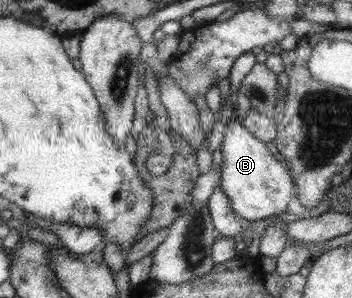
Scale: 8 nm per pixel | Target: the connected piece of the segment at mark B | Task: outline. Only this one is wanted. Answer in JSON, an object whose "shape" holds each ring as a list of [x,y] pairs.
{"shape":[[[231,120],[227,127],[221,144],[223,164],[219,172],[222,173],[221,188],[229,197],[233,210],[244,223],[265,220],[290,211],[289,202],[295,196],[295,184],[289,170],[271,154],[262,139],[251,134],[239,120]]]}

